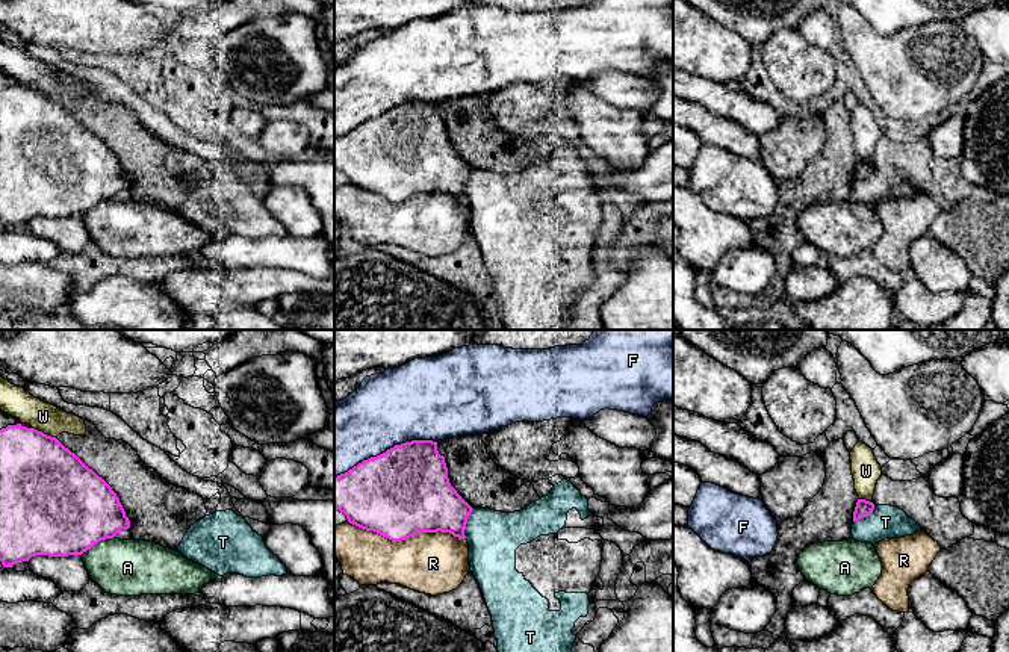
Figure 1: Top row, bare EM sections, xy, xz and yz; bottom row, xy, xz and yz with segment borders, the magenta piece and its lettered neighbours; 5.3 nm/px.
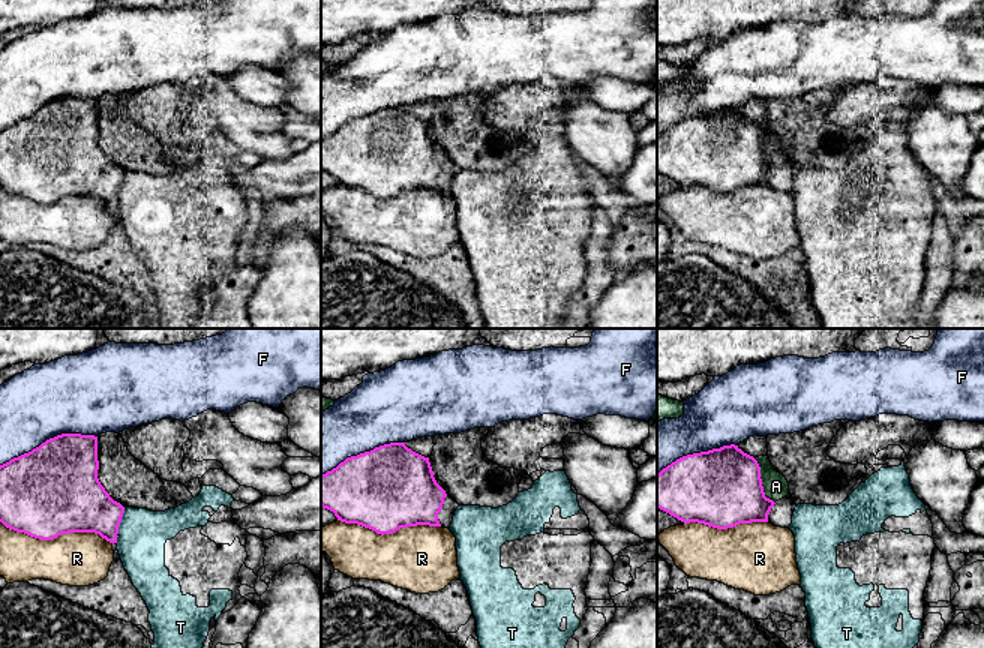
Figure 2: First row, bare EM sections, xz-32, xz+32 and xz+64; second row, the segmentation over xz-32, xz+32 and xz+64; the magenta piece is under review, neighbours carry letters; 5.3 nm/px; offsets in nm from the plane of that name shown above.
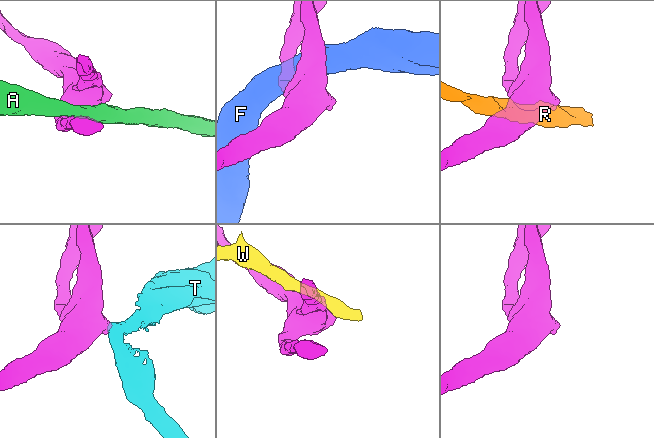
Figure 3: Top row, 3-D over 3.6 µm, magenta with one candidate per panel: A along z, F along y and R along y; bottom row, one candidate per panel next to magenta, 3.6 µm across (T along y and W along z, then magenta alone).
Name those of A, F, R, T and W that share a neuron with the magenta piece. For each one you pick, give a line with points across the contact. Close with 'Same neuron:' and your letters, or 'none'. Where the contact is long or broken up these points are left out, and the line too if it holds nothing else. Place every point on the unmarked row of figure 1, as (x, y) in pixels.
Same neuron: none

